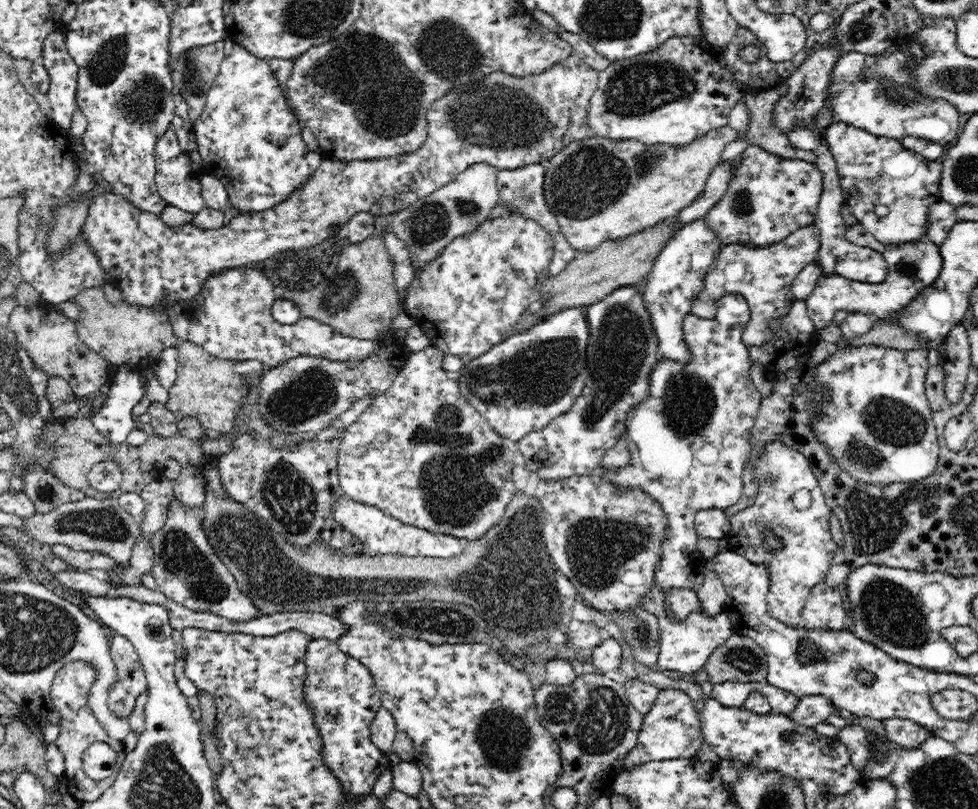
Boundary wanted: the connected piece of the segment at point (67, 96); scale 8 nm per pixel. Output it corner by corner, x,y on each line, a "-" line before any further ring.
63,29
51,33
46,39
41,60
51,80
47,92
51,119
58,127
68,131
78,105
79,66
68,53

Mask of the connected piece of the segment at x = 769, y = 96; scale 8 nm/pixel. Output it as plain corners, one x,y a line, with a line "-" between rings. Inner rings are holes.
785,84
778,85
768,91
755,92
749,95
749,127
747,128
747,141
749,144
761,146
766,152
778,158
805,160
815,163
816,155
807,150
800,150
792,146
787,133
778,131
774,123
774,108
778,98
788,93

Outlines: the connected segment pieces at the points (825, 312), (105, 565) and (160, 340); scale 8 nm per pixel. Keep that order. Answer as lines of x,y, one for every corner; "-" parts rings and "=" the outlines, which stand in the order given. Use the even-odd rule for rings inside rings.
858,222
847,227
843,235
848,242
879,252
887,262
888,274
884,282
879,283
853,281
836,273
822,275
816,283
812,295
804,301
808,317
819,331
828,328
832,324
834,314
839,310
845,310
848,313
859,311
861,314
868,314
875,321
880,322
890,312
894,312
898,308
904,308
910,300
920,294
920,291
924,290
926,286
932,285
932,282
940,276
943,258
939,246
932,241
926,239
902,244
884,244
866,231
=
60,544
48,545
48,548
52,550
54,555
78,571
100,569
110,573
119,564
118,561
111,559
104,553
77,551
=
103,288
80,291
73,300
82,310
80,314
82,320
76,323
78,337
112,367
120,365
139,366
142,369
153,367
165,349
178,345
178,339
172,332
171,319
166,312
137,308
135,305
126,305
124,301
117,305
109,304

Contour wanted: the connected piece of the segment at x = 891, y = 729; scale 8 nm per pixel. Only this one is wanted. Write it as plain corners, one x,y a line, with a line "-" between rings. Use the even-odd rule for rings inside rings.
888,718
882,723
886,727
886,739
900,748
914,750
930,736
929,730
905,718

